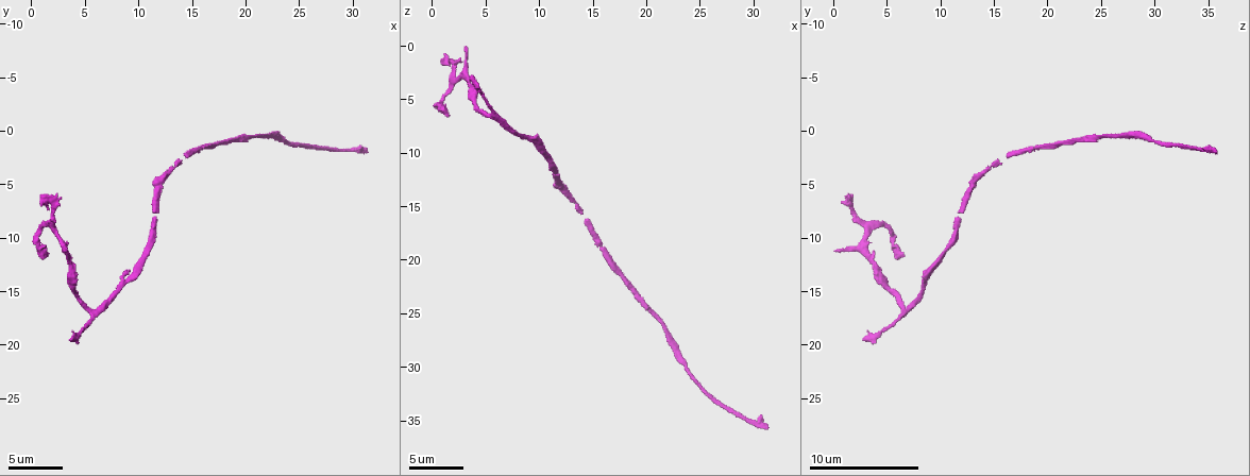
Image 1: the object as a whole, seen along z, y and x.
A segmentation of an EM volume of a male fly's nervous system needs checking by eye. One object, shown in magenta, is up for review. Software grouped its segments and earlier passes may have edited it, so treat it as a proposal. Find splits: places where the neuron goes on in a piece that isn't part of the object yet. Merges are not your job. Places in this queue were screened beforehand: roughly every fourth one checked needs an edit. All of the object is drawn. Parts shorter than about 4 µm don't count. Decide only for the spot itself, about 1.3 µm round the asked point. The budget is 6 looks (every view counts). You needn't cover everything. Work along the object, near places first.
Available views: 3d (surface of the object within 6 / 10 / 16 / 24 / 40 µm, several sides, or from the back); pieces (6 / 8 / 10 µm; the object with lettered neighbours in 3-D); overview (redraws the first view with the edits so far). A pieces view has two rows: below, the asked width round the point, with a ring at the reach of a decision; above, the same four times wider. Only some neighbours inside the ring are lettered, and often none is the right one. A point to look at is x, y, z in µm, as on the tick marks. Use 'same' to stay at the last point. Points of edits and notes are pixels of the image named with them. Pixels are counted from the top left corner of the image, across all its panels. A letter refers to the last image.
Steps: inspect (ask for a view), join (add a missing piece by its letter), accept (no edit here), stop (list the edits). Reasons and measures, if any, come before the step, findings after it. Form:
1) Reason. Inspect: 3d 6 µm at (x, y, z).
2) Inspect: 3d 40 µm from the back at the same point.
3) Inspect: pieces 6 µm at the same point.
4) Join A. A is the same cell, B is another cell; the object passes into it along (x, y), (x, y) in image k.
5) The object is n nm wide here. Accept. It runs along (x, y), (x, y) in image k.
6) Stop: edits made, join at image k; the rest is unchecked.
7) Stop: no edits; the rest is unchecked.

Thin end. Inspect: pieces 6 µm at (3.4, 11.2, 0.4).

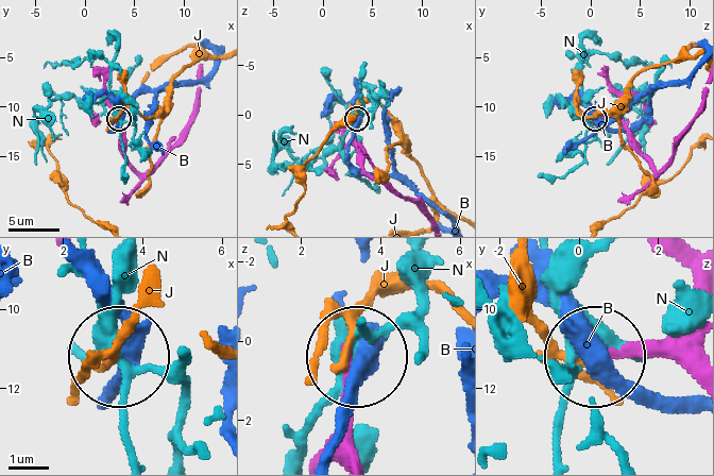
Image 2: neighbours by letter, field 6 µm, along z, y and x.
The object is 180 nm wide here. Accept. B, J and N are other cells; it runs along (695, 385), (655, 354), (597, 354) in image 2; no lettered piece goes on from it.

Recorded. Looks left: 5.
Free end. Inspect: 3d 6 µm at (4.0, 19.4, 2.8).

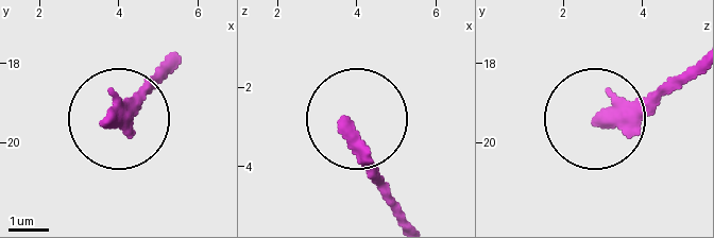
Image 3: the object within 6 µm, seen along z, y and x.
Inspect: pieces 10 µm at (3.70, 19.50, 2.95).

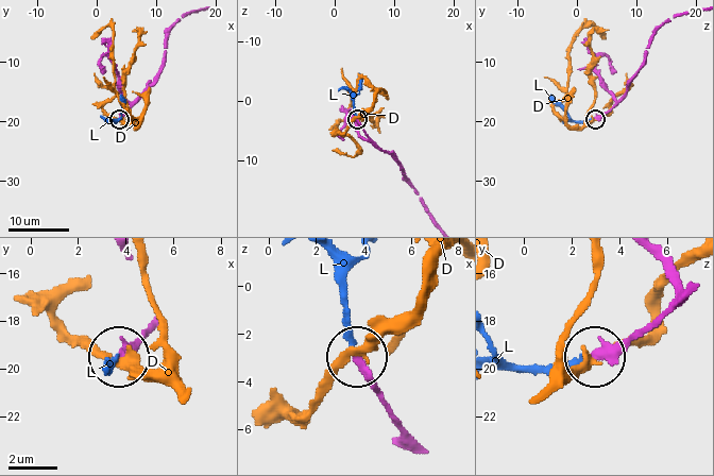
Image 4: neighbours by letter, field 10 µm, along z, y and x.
The object is 330 nm wide here. Join L. L is the same cell, D is another cell; the object passes into it along (149, 322), (106, 364) in image 4; the neuron continues.

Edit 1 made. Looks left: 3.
See it whole again. Inspect: overview.

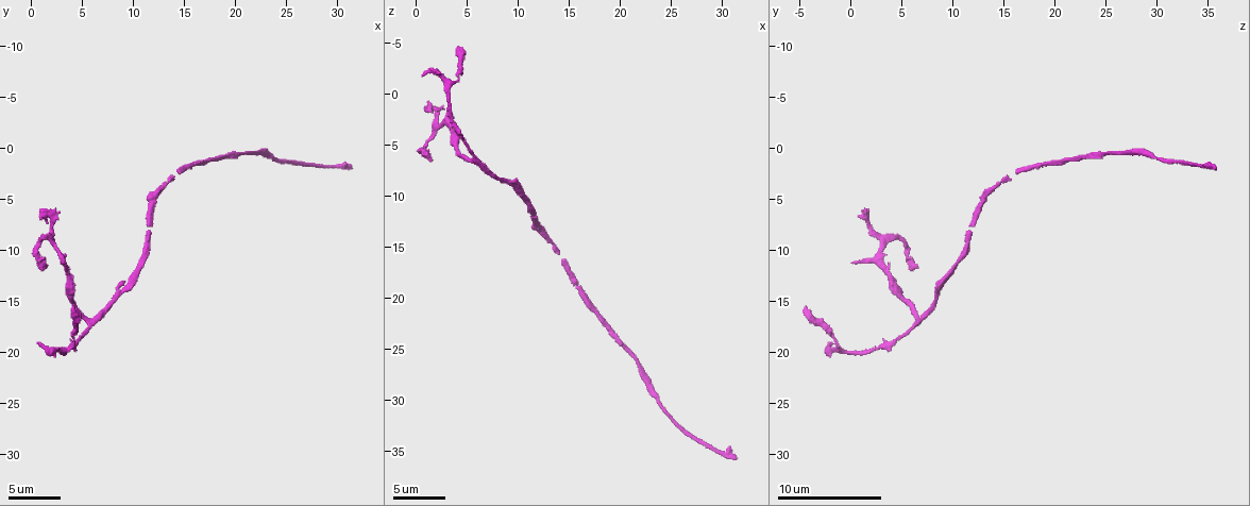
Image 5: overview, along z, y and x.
Inspect: 3d 6 µm at (0.8, 19.4, -2.2).

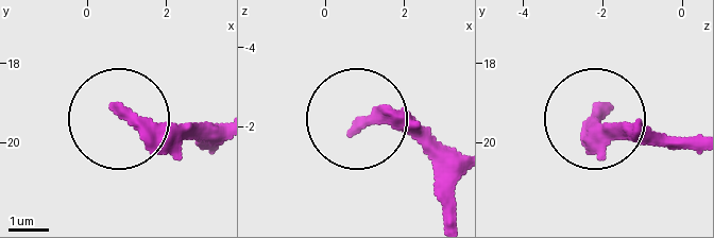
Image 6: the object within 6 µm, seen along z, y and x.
Inspect: pieces 10 µm at (0.80, 19.25, -1.90).

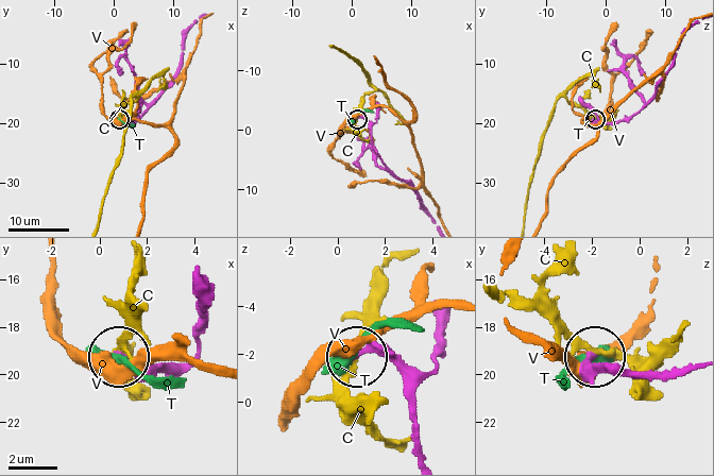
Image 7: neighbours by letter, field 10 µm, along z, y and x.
Accept. C, T and V are other cells; it runs along (420, 454), (413, 441), (411, 387), (377, 354), (361, 354) in image 7; no lettered piece goes on from it.

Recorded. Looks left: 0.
Stop: edits made, join at image 4; the rest is unchecked.

